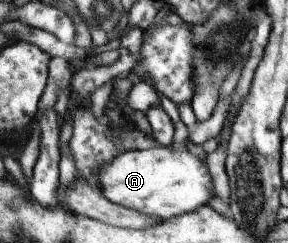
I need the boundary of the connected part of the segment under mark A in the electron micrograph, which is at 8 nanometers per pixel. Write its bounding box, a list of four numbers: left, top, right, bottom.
[96,145,213,220]

